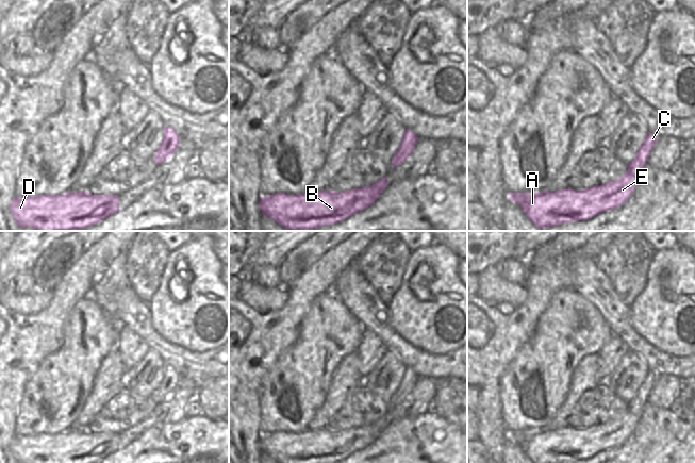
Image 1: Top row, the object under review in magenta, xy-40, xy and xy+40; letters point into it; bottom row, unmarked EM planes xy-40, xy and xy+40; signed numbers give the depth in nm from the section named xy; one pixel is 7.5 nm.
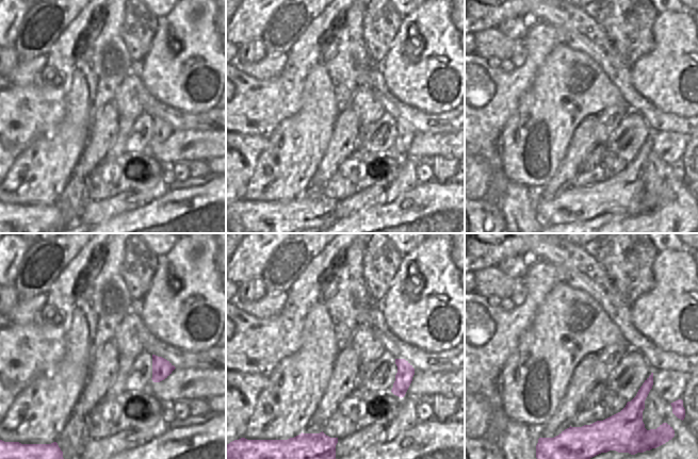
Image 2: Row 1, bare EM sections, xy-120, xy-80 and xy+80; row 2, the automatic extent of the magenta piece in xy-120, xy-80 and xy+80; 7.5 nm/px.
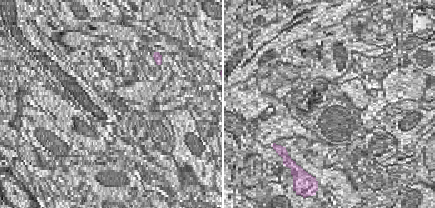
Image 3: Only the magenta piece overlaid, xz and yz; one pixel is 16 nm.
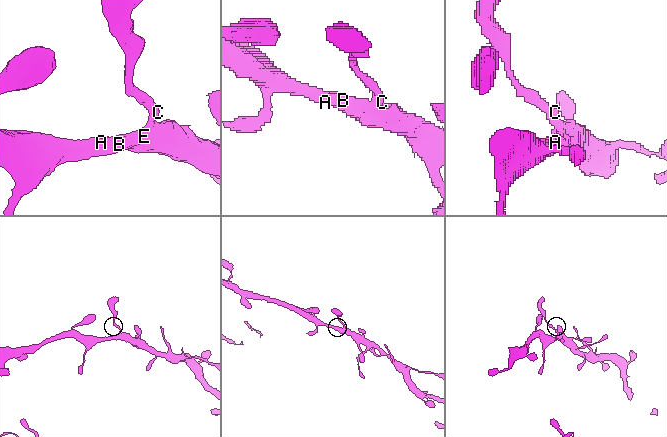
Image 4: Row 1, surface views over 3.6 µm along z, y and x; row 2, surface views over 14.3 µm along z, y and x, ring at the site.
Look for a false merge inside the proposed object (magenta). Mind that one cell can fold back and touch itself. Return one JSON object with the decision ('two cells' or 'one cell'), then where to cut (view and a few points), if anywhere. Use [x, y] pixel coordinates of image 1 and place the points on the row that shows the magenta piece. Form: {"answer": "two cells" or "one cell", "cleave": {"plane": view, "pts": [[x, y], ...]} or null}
{"answer": "one cell", "cleave": null}

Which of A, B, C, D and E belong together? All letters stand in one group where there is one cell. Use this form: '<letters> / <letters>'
A B C D E

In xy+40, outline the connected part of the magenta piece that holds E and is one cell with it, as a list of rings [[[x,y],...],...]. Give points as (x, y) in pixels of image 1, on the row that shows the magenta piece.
[[[648,132],[636,158],[618,179],[584,191],[565,188],[550,193],[509,193],[509,199],[522,206],[530,221],[540,229],[589,220],[626,203],[643,177],[647,160],[658,140]]]

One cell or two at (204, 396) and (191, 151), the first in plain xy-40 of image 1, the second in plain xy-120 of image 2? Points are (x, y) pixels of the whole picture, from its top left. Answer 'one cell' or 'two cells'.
two cells

